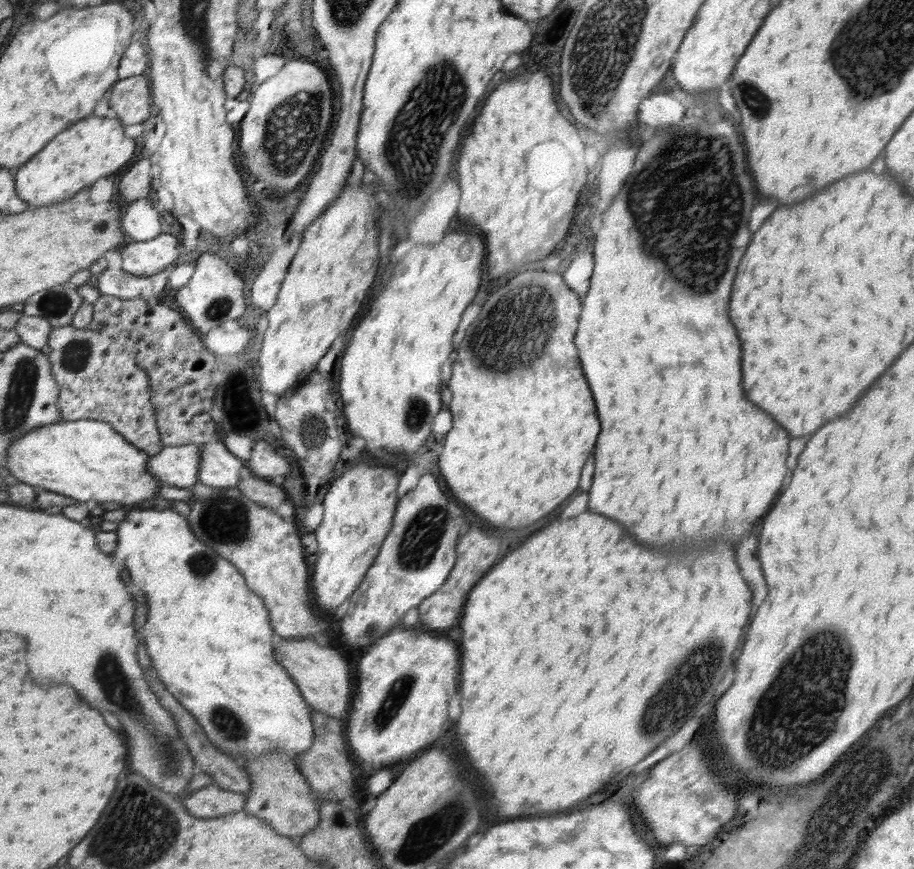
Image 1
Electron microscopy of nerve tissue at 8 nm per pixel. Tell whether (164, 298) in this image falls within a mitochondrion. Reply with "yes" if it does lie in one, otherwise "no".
no

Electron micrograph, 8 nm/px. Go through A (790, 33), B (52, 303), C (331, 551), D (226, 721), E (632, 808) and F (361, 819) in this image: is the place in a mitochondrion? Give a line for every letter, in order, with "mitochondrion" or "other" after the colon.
A: other
B: mitochondrion
C: other
D: mitochondrion
E: other
F: other

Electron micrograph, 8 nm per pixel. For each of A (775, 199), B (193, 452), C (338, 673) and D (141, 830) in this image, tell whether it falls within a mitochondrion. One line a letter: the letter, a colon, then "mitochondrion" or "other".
A: other
B: other
C: other
D: mitochondrion

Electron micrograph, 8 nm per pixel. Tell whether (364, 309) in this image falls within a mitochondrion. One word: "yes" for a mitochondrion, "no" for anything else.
no

